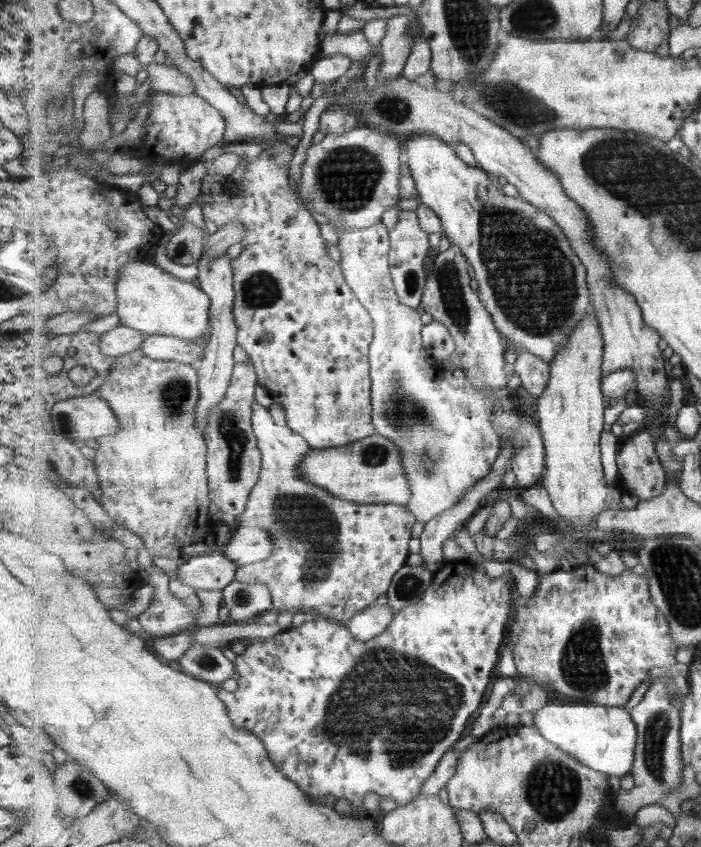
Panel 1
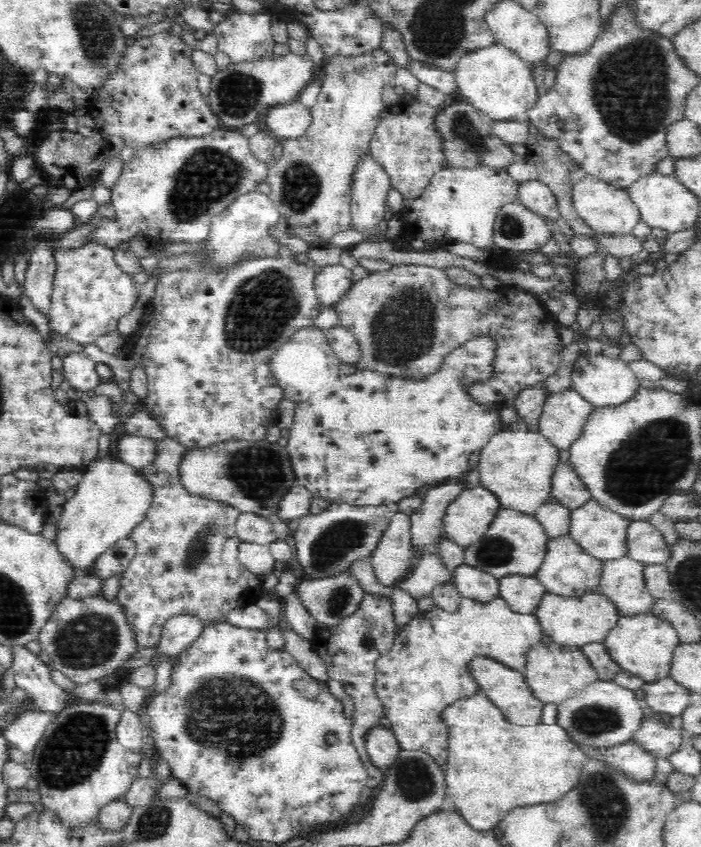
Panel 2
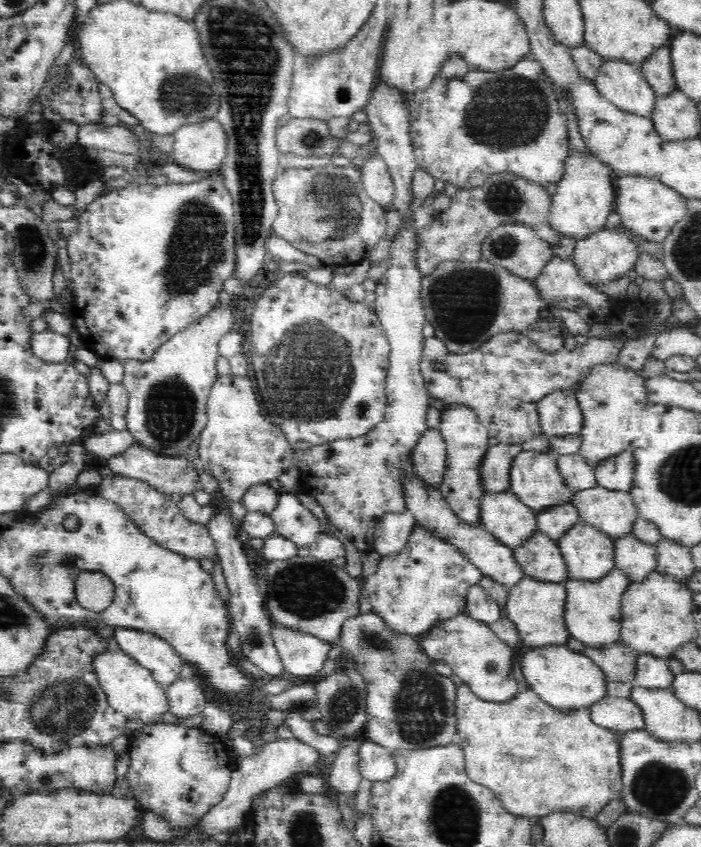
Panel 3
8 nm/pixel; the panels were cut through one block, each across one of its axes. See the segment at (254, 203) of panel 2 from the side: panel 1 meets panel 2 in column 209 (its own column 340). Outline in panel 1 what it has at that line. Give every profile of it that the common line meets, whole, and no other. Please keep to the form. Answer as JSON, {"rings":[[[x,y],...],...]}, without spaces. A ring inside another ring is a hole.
{"rings":[[[383,222],[376,224],[372,227],[361,228],[361,230],[339,230],[339,249],[341,256],[341,263],[345,272],[345,278],[347,283],[351,285],[351,288],[358,295],[359,300],[363,306],[370,312],[371,317],[374,319],[374,340],[370,346],[370,375],[372,380],[372,400],[373,409],[375,412],[371,414],[371,419],[375,423],[376,433],[383,435],[402,448],[403,465],[405,465],[405,473],[409,477],[409,483],[411,483],[411,498],[409,498],[409,509],[415,513],[415,518],[419,522],[427,524],[432,521],[435,517],[439,516],[439,513],[444,513],[445,510],[452,509],[455,504],[459,503],[459,499],[475,486],[475,483],[481,482],[483,477],[486,477],[494,468],[495,461],[497,461],[498,454],[501,453],[501,443],[504,441],[501,436],[497,434],[495,426],[493,426],[493,413],[495,413],[495,394],[488,394],[487,392],[481,392],[477,388],[469,388],[468,385],[460,383],[460,387],[456,387],[454,381],[447,381],[444,376],[444,366],[440,362],[431,357],[427,352],[426,347],[422,342],[422,330],[425,326],[421,322],[421,314],[417,310],[410,308],[409,306],[403,305],[399,300],[398,291],[395,288],[394,278],[391,274],[390,266],[390,234]]]}

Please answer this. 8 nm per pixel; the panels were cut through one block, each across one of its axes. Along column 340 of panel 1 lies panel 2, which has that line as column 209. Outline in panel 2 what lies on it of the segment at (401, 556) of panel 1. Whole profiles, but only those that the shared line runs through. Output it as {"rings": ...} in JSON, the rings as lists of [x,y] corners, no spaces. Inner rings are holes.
{"rings":[[[170,438],[156,441],[156,446],[156,460],[143,470],[144,476],[154,487],[152,508],[128,535],[133,542],[135,555],[118,576],[119,587],[114,600],[129,624],[138,653],[156,646],[159,632],[167,618],[190,614],[206,623],[223,621],[228,611],[252,605],[264,592],[262,578],[252,574],[237,557],[240,542],[236,538],[234,525],[241,512],[226,502],[204,498],[186,489],[180,478],[180,465],[190,452],[187,446]]]}

